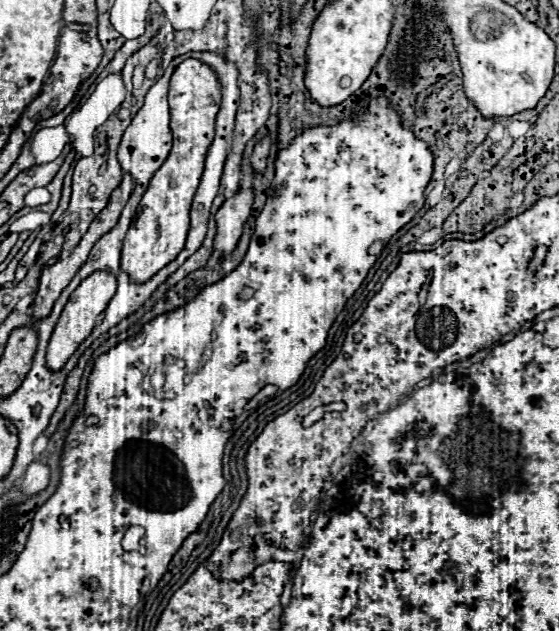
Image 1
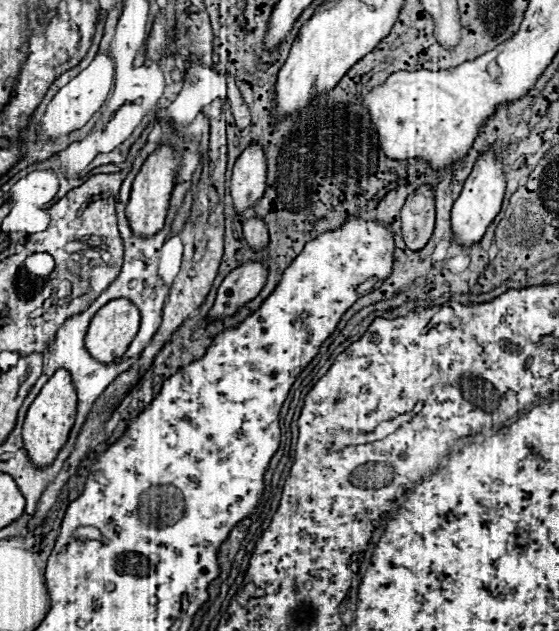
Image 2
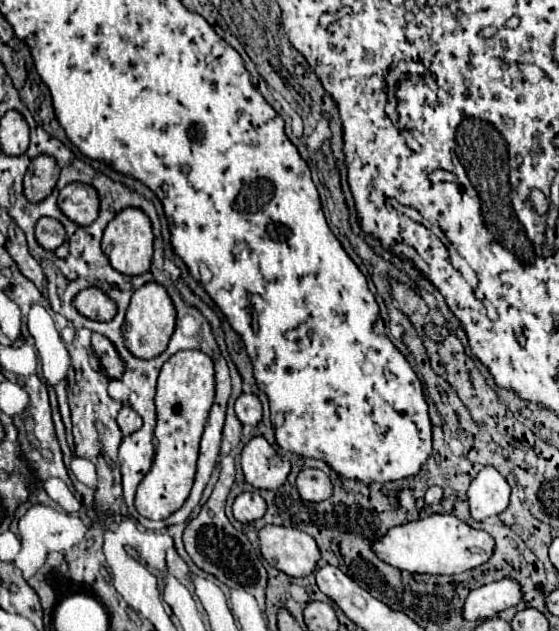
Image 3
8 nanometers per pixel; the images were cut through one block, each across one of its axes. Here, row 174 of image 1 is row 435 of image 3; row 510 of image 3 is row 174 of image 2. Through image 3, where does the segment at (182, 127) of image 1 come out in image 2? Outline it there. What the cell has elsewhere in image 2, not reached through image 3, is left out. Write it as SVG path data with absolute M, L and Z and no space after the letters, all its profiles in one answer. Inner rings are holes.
M162 144L154 154L148 156L144 162L142 170L138 172L134 184L132 184L132 194L126 204L126 216L130 220L130 228L138 236L152 236L164 226L168 202L170 202L170 192L174 190L176 184L176 168L178 168L178 154L174 148Z

